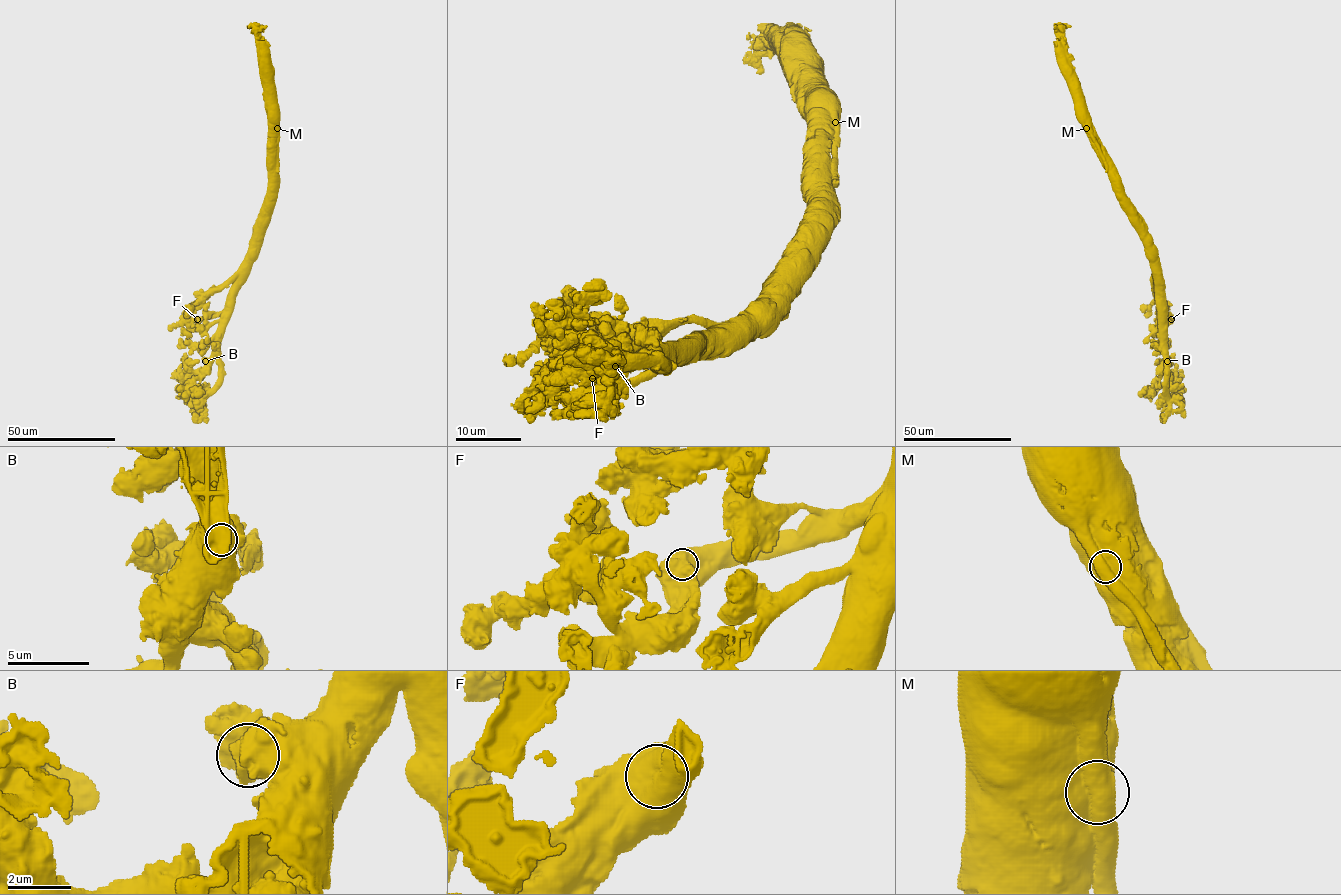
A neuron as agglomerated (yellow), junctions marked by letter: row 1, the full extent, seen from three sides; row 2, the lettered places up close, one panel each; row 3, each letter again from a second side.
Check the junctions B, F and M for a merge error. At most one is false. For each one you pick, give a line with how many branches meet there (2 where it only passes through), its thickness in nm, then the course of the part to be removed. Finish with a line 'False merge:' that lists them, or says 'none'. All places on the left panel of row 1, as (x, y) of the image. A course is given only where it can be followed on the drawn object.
False merge: none

